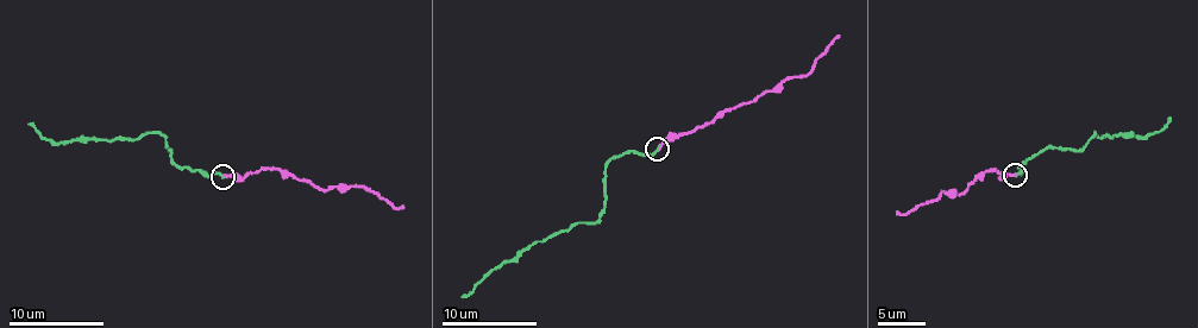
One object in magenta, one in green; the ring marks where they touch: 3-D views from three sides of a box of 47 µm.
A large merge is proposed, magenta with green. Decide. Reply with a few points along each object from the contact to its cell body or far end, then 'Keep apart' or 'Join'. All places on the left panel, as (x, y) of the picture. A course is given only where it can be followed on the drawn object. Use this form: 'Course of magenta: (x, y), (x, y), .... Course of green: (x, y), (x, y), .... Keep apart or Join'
Course of magenta: (224, 176), (286, 170), (320, 189), (339, 185), (368, 188), (396, 208), (403, 204). Course of green: (224, 176), (202, 175), (174, 163), (171, 151), (160, 133), (135, 140), (61, 143), (42, 138), (30, 122). Join

